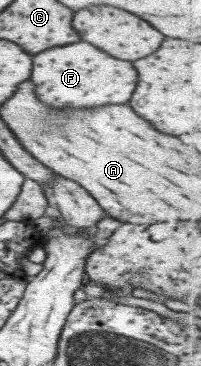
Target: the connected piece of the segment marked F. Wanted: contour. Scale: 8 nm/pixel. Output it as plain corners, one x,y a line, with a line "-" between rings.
73,42
59,48
47,48
31,57
30,78
39,100
48,107
91,108
93,104
123,104
129,100
137,74
131,62
109,58
87,42

